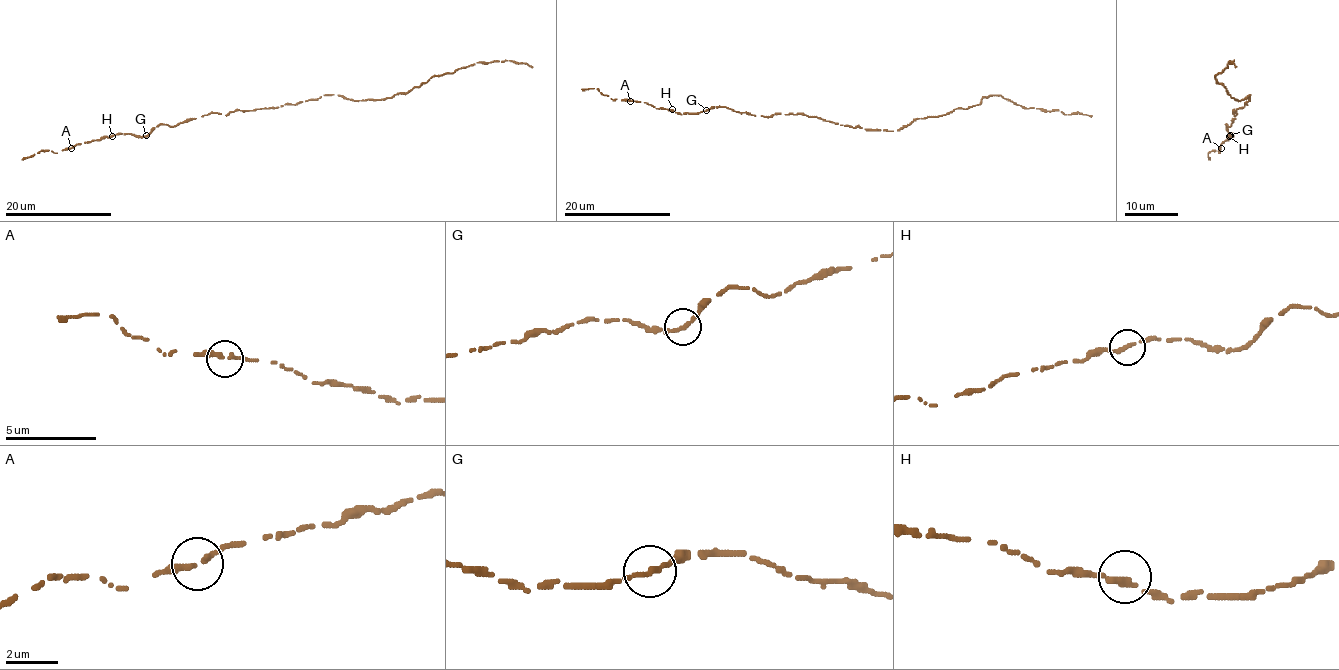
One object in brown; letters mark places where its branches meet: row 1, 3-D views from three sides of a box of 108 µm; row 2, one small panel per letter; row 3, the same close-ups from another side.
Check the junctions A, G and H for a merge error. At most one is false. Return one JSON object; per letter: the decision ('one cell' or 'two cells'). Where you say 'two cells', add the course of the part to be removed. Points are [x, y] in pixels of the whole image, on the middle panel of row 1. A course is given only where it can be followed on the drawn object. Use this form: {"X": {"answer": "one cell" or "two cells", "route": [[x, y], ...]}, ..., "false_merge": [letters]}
{"A": {"answer": "one cell"}, "G": {"answer": "one cell"}, "H": {"answer": "one cell"}, "false_merge": []}

